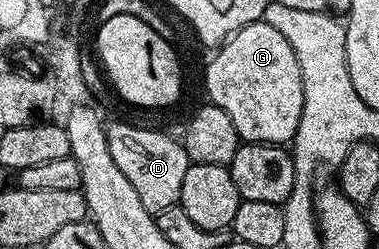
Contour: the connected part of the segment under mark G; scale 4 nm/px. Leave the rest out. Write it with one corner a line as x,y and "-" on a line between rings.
260,19
234,33
211,56
214,57
206,68
207,97
209,103
232,118
239,141
289,145
300,126
304,90
300,62
296,62
288,38
276,26
268,26

